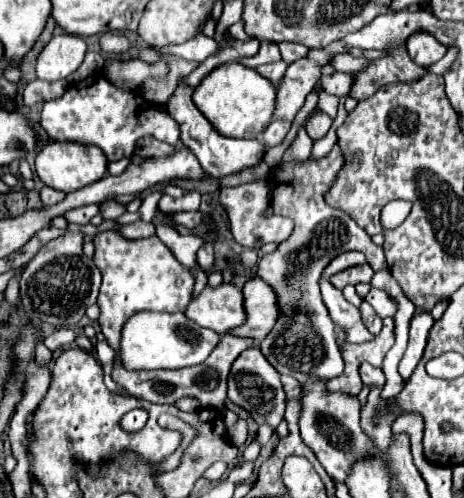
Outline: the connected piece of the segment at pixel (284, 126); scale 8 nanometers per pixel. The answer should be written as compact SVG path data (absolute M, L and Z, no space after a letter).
M273 120L271 126L263 134L265 144L267 146L275 146L275 144L283 142L285 136L287 136L287 132L289 132L289 128L291 128L291 124L293 124L291 120Z

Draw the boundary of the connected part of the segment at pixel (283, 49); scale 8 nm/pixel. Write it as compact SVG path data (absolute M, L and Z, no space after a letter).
M282 42L278 44L282 59L287 62L288 65L298 60L309 52L309 49L301 44L292 42Z

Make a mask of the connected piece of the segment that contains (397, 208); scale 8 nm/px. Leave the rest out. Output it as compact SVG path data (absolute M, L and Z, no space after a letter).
M395 200L389 202L381 211L381 223L386 229L396 228L405 220L412 208L411 202Z

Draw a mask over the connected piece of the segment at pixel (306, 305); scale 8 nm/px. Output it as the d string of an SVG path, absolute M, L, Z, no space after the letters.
M335 144L323 158L307 158L303 162L287 162L273 168L273 174L283 174L283 180L271 188L271 208L275 214L291 218L295 228L275 252L265 254L257 264L257 274L277 288L281 304L281 320L277 320L269 336L261 340L261 350L279 374L291 374L303 384L299 414L301 438L315 452L327 474L341 482L353 462L373 454L373 444L369 444L369 438L361 434L359 428L359 398L345 392L327 392L325 382L341 376L345 364L341 362L341 352L335 340L335 322L321 300L317 282L325 264L347 250L361 250L365 256L383 256L383 248L377 246L351 216L325 202L325 194L343 164L343 152Z

